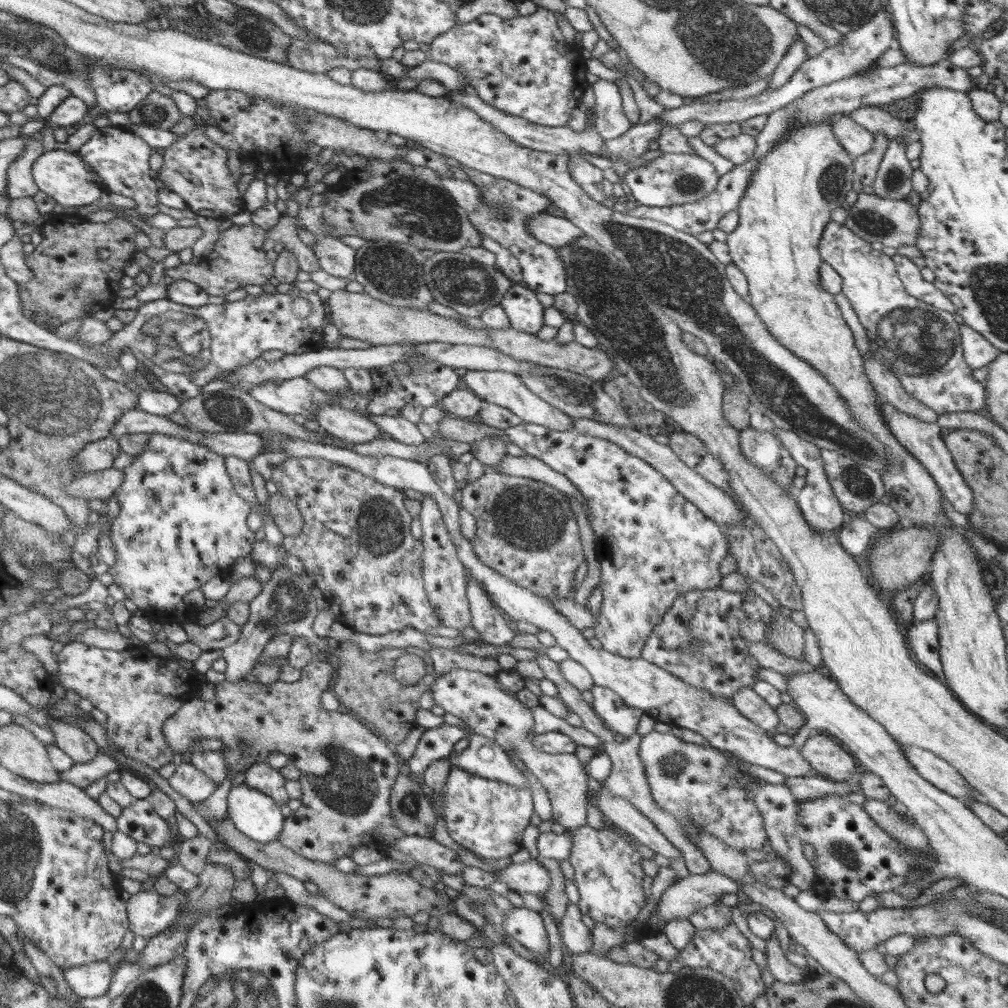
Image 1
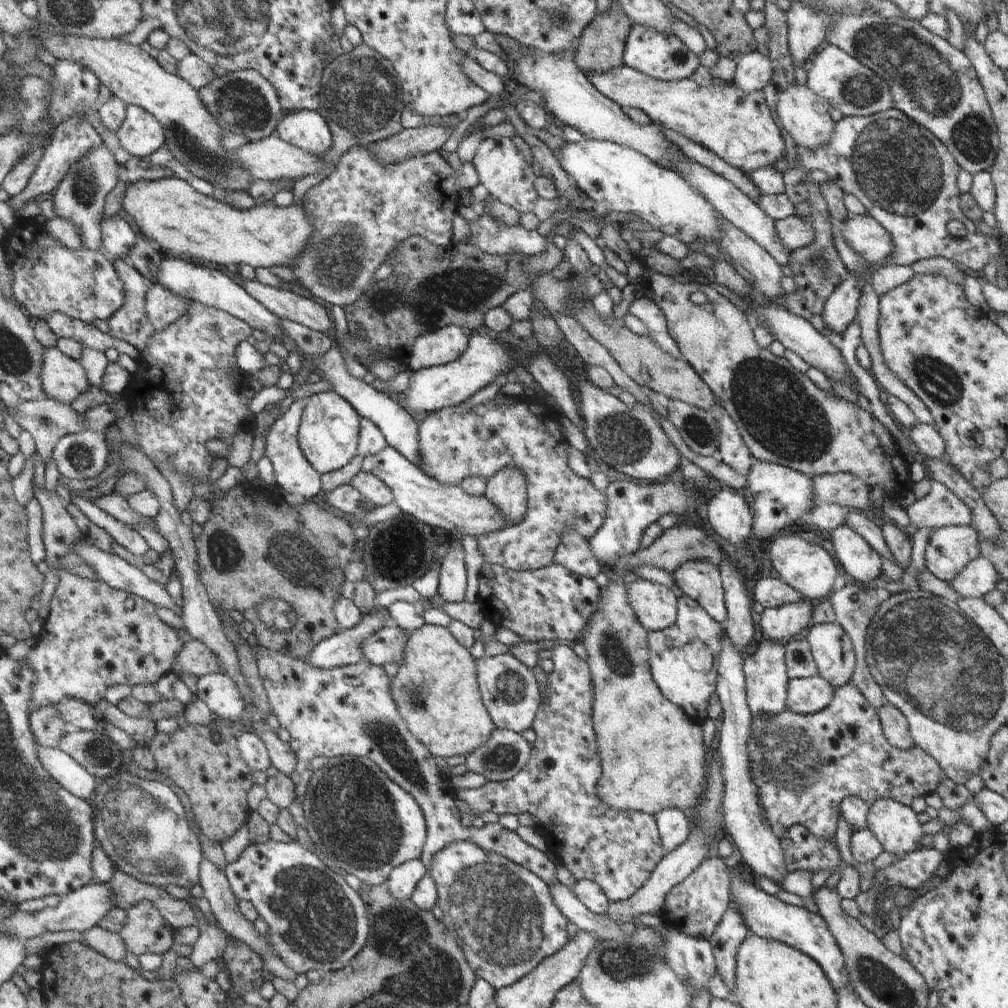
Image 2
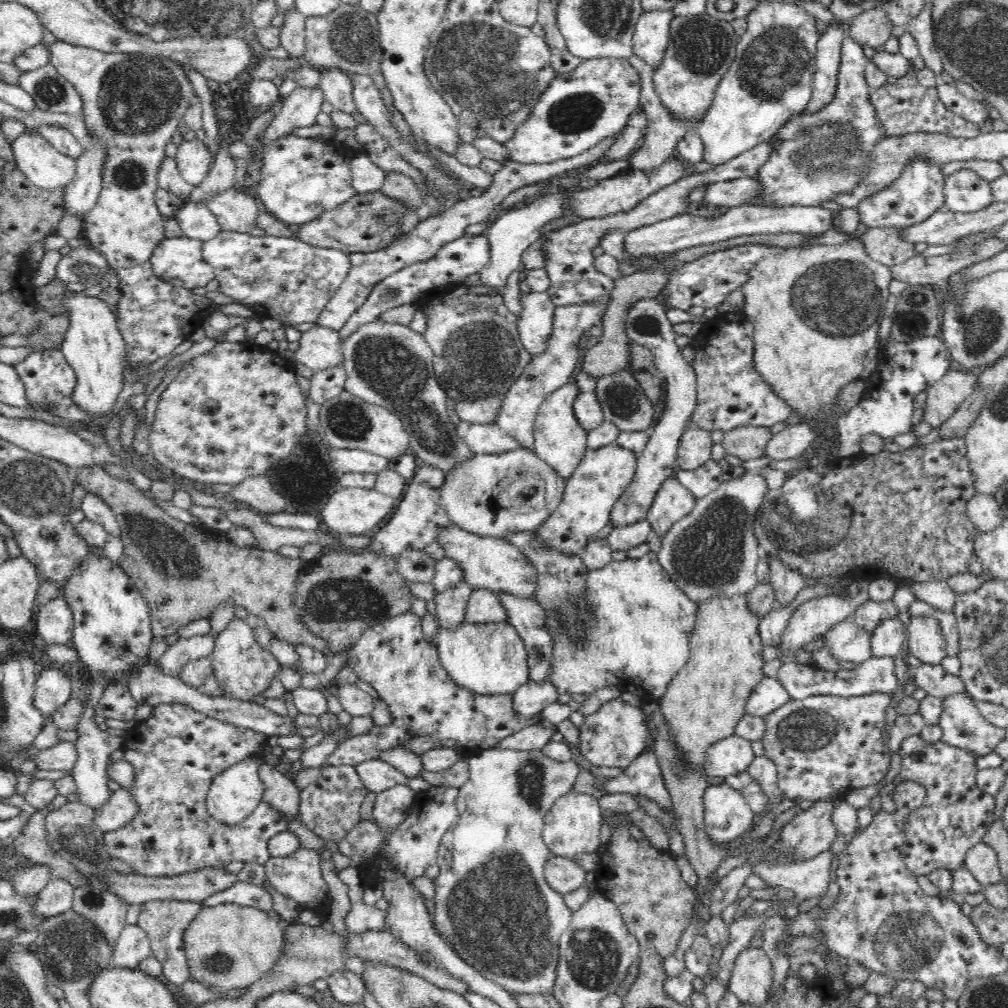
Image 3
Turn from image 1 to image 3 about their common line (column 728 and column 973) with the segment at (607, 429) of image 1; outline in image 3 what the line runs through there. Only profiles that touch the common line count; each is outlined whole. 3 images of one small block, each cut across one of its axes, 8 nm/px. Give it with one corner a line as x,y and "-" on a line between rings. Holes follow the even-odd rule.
977,492
968,500
966,512
979,532
994,530
1005,518
1001,506
994,497

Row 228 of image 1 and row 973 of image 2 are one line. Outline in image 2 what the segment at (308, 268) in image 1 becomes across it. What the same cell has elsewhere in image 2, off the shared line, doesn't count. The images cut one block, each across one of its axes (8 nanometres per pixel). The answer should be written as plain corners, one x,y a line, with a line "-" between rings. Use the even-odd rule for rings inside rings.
203,859
200,864
200,882
199,884
202,886
204,890
204,897
209,902
210,907
212,907
212,913
214,918
216,918
216,922
218,922
218,926
224,930
230,937
242,942
247,948
250,948
258,957
262,953
264,958
263,965
274,974
274,977
281,978
287,982
294,983
297,974
292,970
292,968
288,968
278,956
276,956
276,952
274,952
274,948
270,948
270,944
268,944
267,938
262,938
256,930
254,930
254,926
252,926
252,922
248,921
241,913
240,908
238,908
238,902
236,902
236,898
232,893
230,884
226,879
226,876
222,870
220,870
217,866
215,866
212,862

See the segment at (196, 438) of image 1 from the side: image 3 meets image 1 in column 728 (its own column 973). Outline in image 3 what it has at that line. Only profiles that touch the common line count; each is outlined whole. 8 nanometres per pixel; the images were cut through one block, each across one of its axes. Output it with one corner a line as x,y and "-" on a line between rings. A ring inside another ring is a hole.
968,692
956,694
943,700
939,726
943,731
942,742
947,743
948,746
958,746
968,750
975,756
986,756
986,754
994,752
996,746
1006,739
1006,730
987,722

